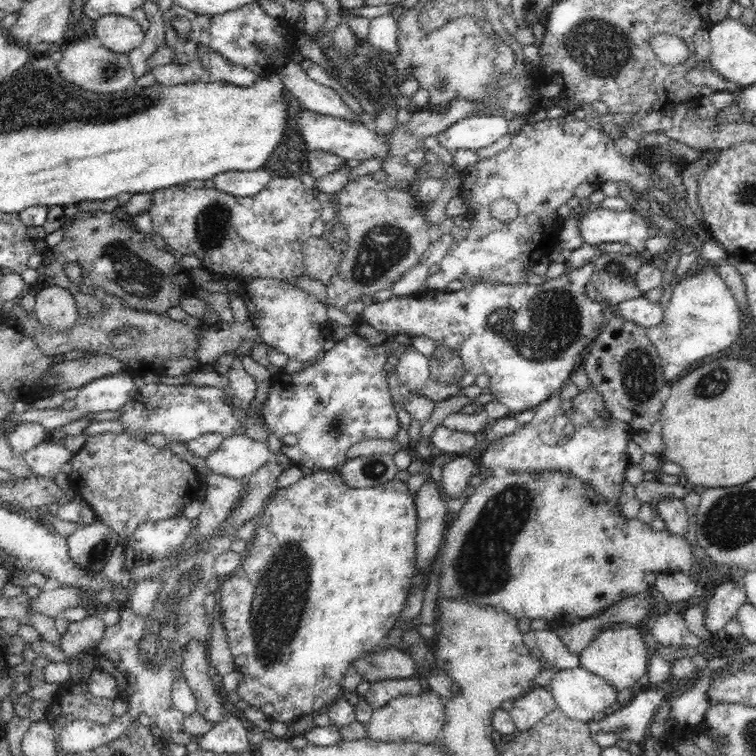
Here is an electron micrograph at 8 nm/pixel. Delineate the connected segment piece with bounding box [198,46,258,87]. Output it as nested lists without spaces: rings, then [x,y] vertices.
[[[204,47],[198,48],[199,62],[210,71],[213,81],[242,87],[250,87],[257,82],[258,77],[252,70],[236,66],[228,62],[219,52],[213,52],[209,48],[203,50]]]

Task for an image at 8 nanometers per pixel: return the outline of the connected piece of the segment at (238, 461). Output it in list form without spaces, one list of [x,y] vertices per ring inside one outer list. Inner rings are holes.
[[[234,433],[233,436],[224,437],[220,446],[205,458],[205,466],[210,473],[244,478],[272,458],[266,443],[254,441],[243,433]]]

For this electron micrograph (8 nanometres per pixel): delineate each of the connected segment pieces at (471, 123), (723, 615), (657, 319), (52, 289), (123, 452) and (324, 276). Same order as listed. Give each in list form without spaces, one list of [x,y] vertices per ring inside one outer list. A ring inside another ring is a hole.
[[[505,113],[472,115],[438,132],[436,138],[452,155],[459,148],[476,152],[509,133],[508,118]]]
[[[726,578],[712,588],[709,601],[704,604],[704,626],[711,634],[723,631],[729,620],[737,616],[738,609],[746,604],[748,597],[742,584],[732,578]]]
[[[643,296],[638,299],[626,300],[615,306],[618,308],[620,317],[630,320],[646,329],[659,325],[664,320],[665,308],[660,304],[652,304]]]
[[[58,286],[42,287],[36,298],[34,315],[42,325],[60,330],[70,328],[80,316],[76,299],[68,290]]]
[[[98,433],[88,437],[86,444],[71,458],[72,470],[62,478],[72,495],[78,495],[93,509],[96,519],[113,528],[122,540],[141,524],[174,518],[198,494],[199,473],[186,461],[165,447],[154,446],[137,435],[126,433]]]
[[[312,237],[303,246],[304,275],[319,280],[325,286],[336,272],[341,253],[322,237]]]

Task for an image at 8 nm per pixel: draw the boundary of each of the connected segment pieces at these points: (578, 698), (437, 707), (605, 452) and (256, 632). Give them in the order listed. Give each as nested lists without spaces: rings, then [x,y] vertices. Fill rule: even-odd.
[[[584,667],[555,671],[548,685],[557,708],[570,718],[589,723],[616,701],[617,689]]]
[[[418,691],[406,695],[396,695],[390,702],[376,707],[367,724],[367,735],[374,739],[414,739],[414,741],[433,741],[441,736],[444,726],[445,699],[436,691]]]
[[[590,382],[584,392],[579,392],[573,398],[574,404],[569,412],[561,410],[562,401],[560,393],[550,395],[550,398],[533,410],[536,415],[529,424],[519,426],[518,430],[514,430],[512,434],[492,443],[481,460],[484,465],[483,471],[488,470],[490,474],[504,472],[538,474],[542,470],[559,470],[571,476],[577,476],[581,482],[585,482],[604,498],[622,494],[622,482],[626,480],[624,472],[630,463],[626,450],[627,442],[632,438],[632,427],[625,420],[618,420],[609,412],[601,391],[597,390],[596,383]],[[556,416],[568,417],[574,425],[574,433],[570,439],[550,446],[542,440],[542,436],[545,428],[550,430],[552,419]]]
[[[337,470],[308,471],[294,484],[277,489],[272,494],[270,504],[266,505],[260,518],[257,519],[255,535],[252,544],[248,546],[243,564],[224,581],[220,588],[220,600],[216,611],[221,611],[221,625],[226,632],[227,641],[233,656],[236,671],[240,673],[237,694],[267,716],[270,721],[290,724],[304,716],[317,714],[320,708],[334,702],[342,694],[344,688],[340,685],[342,676],[350,672],[349,663],[358,655],[378,647],[407,603],[408,595],[416,577],[416,535],[417,506],[410,494],[407,483],[398,479],[380,483],[378,486],[358,487],[348,486]]]

